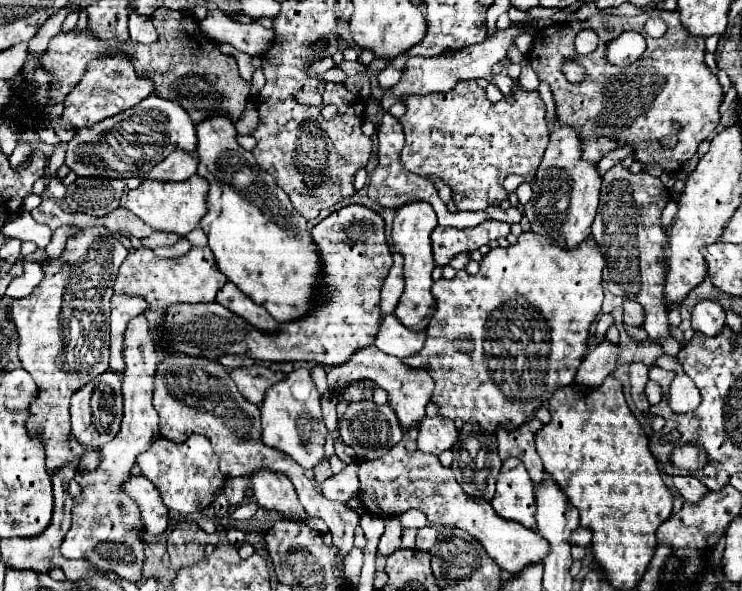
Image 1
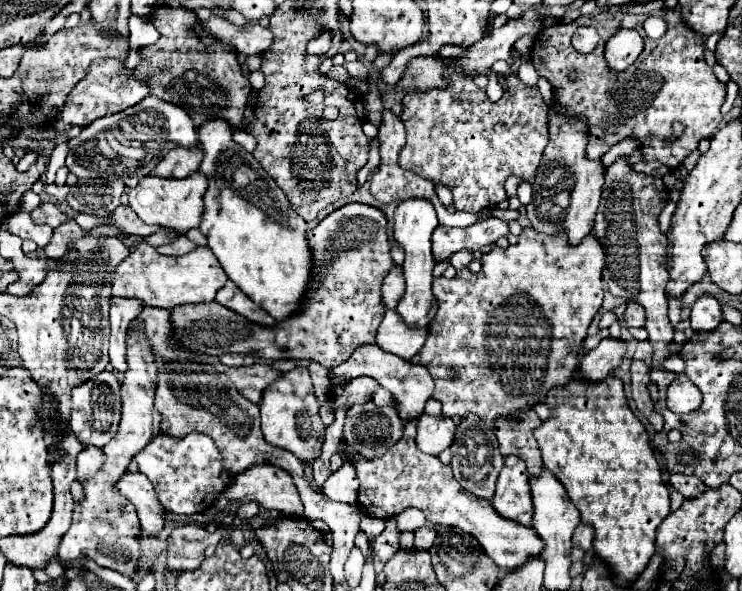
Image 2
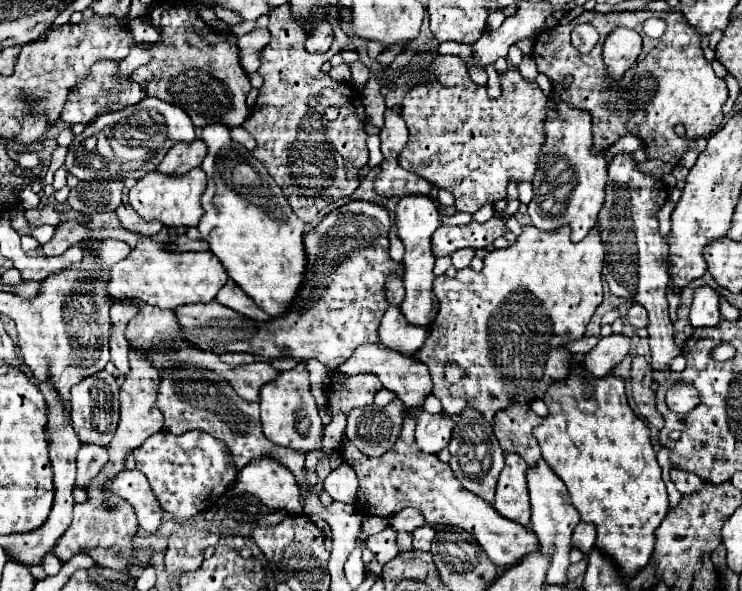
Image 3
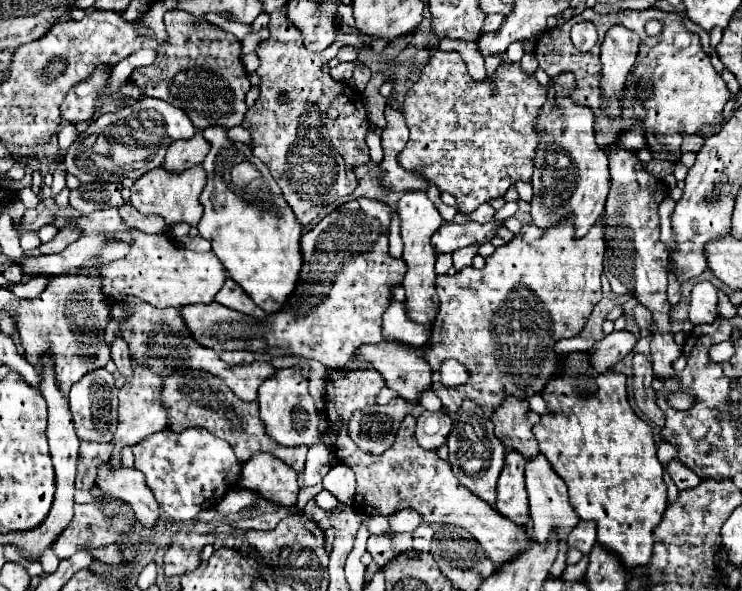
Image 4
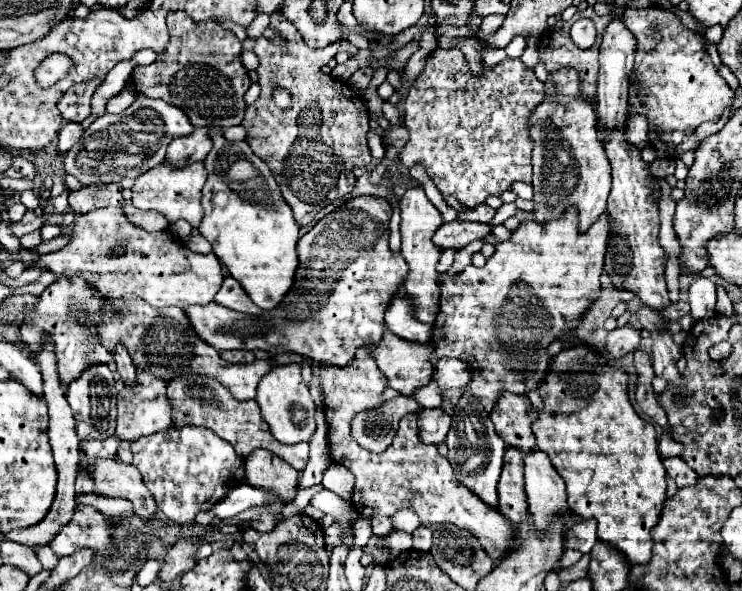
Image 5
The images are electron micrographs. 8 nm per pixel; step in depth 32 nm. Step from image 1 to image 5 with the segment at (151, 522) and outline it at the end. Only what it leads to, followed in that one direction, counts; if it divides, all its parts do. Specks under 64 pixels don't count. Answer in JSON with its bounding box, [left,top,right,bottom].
[94,458,158,522]

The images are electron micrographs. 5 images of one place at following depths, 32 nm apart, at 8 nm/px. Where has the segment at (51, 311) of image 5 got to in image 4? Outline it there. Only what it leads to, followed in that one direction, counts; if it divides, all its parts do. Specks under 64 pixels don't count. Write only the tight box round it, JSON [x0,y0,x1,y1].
[8,272,110,396]

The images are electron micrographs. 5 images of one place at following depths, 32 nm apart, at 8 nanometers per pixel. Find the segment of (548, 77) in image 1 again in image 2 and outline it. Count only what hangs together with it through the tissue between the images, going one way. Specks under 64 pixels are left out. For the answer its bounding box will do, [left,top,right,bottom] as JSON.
[530,10,726,168]

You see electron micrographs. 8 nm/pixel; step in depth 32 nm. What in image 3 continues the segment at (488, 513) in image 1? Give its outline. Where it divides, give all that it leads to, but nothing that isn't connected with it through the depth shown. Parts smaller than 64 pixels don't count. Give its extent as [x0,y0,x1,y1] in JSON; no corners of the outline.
[342,416,540,568]

